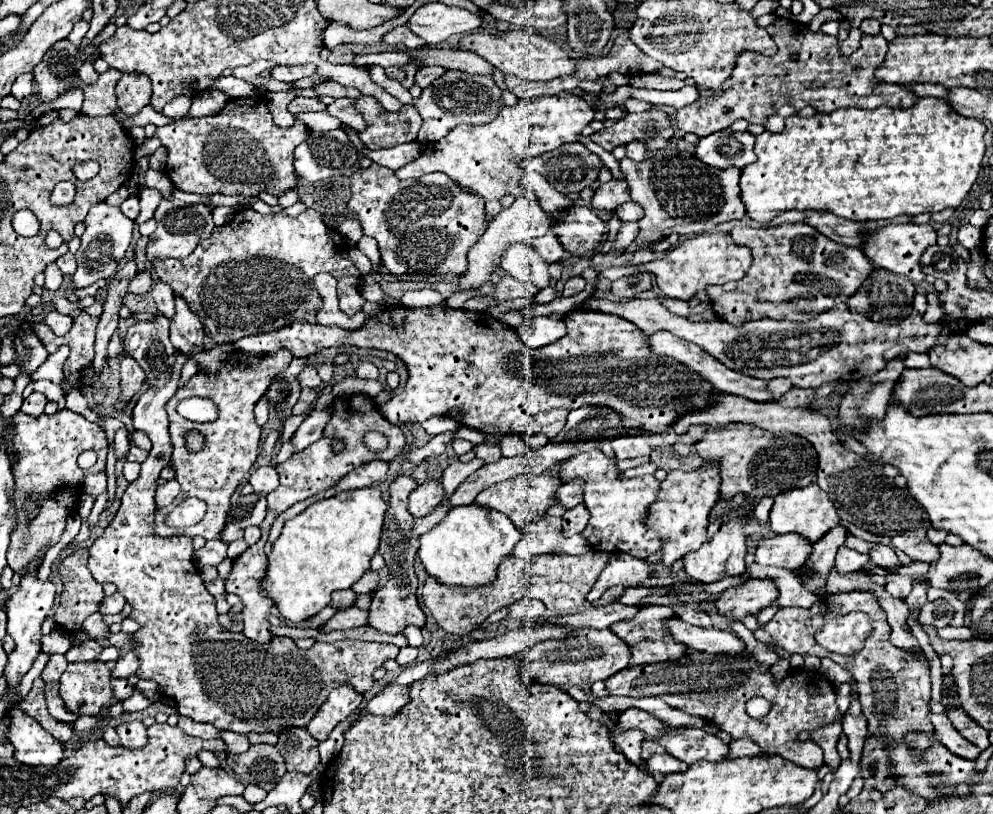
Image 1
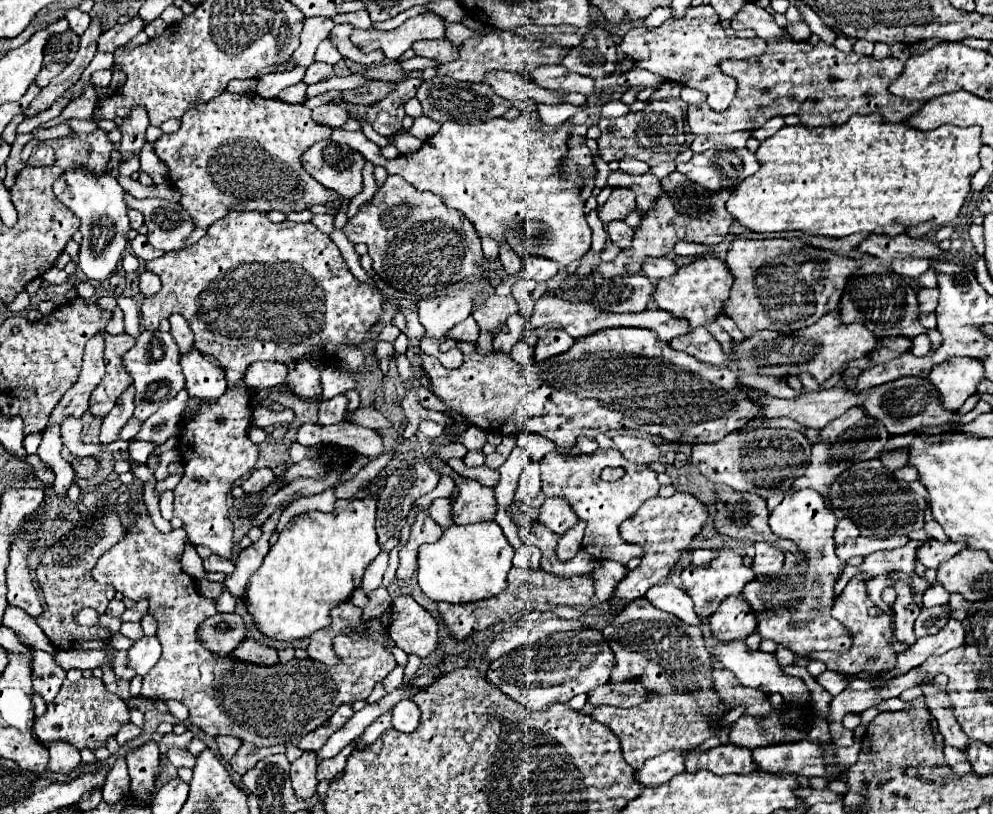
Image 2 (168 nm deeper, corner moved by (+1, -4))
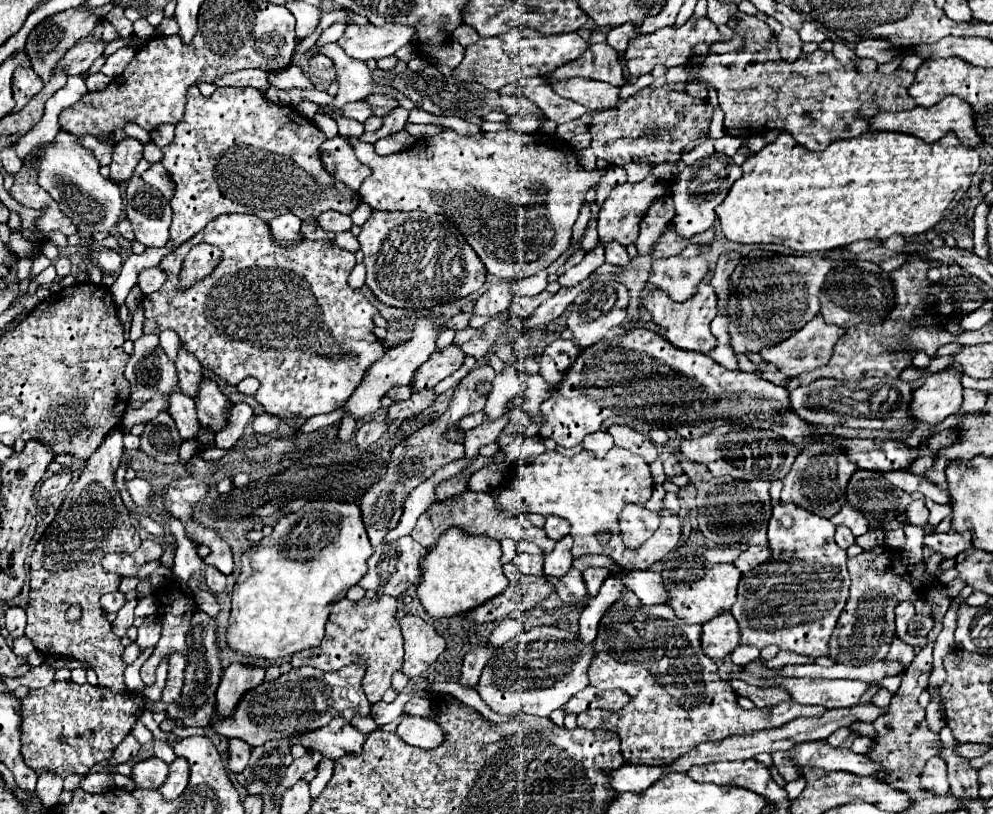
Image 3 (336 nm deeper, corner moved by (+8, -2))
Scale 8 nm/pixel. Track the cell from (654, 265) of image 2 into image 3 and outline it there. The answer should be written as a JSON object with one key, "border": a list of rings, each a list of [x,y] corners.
{"border":[[[673,256],[653,262],[653,274],[649,282],[657,290],[667,292],[667,296],[673,302],[685,302],[697,292],[697,286],[705,280],[707,274],[709,264],[703,256],[695,258]]]}

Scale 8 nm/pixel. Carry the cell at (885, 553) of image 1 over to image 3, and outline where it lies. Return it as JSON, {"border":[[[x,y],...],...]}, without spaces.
{"border":[[[895,636],[893,644],[891,644],[891,650],[885,656],[885,662],[899,662],[899,664],[903,664],[903,668],[909,668],[913,658],[915,658],[913,646],[905,644],[903,640],[899,640],[899,636]]]}

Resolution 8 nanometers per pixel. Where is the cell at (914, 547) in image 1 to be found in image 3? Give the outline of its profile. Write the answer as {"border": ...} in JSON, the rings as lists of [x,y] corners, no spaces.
{"border":[[[949,532],[949,534],[929,534],[929,544],[931,548],[945,554],[947,558],[955,558],[961,552],[967,552],[973,548],[973,538],[971,534],[959,534],[959,532]]]}

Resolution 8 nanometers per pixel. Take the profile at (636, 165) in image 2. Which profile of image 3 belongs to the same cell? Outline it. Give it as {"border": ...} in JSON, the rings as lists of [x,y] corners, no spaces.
{"border":[[[609,166],[607,172],[605,172],[605,176],[601,178],[601,182],[597,184],[597,200],[595,200],[595,202],[601,206],[601,204],[605,202],[605,198],[609,196],[609,192],[611,192],[615,186],[625,184],[625,182],[627,182],[625,170],[619,168],[619,166]]]}

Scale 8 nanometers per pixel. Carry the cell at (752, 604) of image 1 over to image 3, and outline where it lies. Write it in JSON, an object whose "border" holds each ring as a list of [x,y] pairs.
{"border":[[[729,612],[719,614],[719,618],[705,622],[701,630],[701,648],[709,658],[721,660],[729,656],[737,646],[739,646],[739,626]]]}

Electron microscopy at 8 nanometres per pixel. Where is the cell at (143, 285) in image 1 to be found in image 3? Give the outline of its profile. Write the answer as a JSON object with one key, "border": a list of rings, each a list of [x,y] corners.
{"border":[[[147,268],[139,272],[139,288],[143,294],[155,292],[159,286],[163,286],[165,280],[167,280],[167,274],[161,268]]]}

